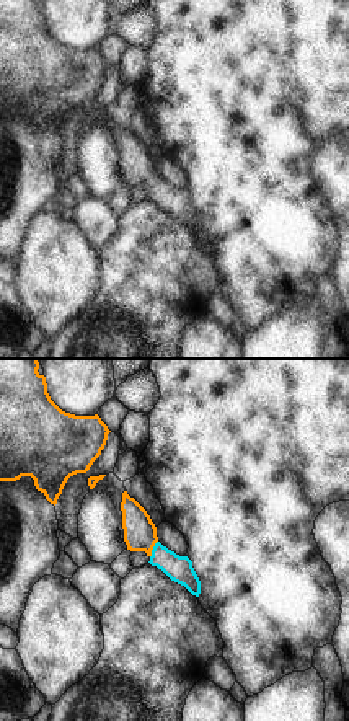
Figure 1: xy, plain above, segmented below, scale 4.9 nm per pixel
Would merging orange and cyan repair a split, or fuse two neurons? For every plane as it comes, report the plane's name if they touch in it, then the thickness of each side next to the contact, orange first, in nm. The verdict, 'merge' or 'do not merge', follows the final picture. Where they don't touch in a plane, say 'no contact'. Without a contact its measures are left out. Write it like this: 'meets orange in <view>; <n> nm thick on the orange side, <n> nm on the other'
meets orange in xy; 160 nm thick on the orange side, 130 nm on the other

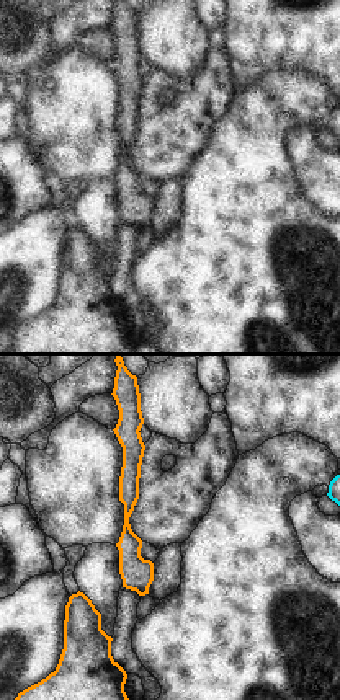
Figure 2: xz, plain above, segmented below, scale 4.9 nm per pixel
no contact

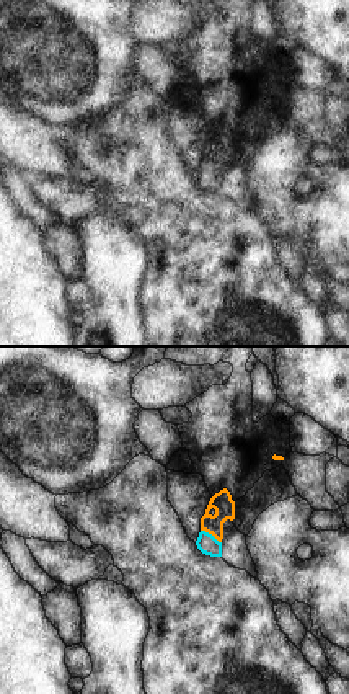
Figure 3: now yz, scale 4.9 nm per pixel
meets orange in yz; 100 nm thick on the orange side, 100 nm on the other

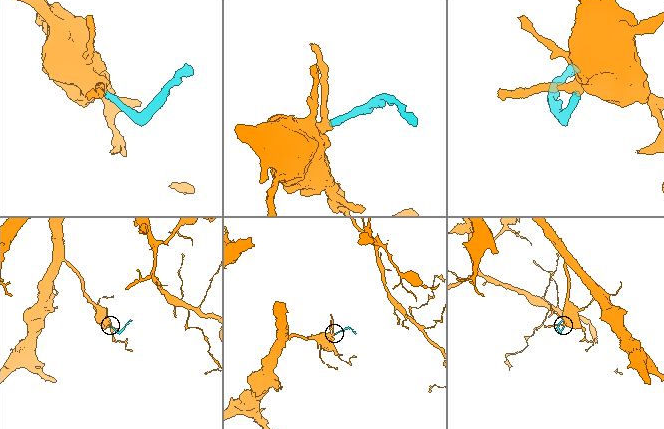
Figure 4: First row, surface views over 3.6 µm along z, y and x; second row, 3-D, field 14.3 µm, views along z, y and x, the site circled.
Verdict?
merge

